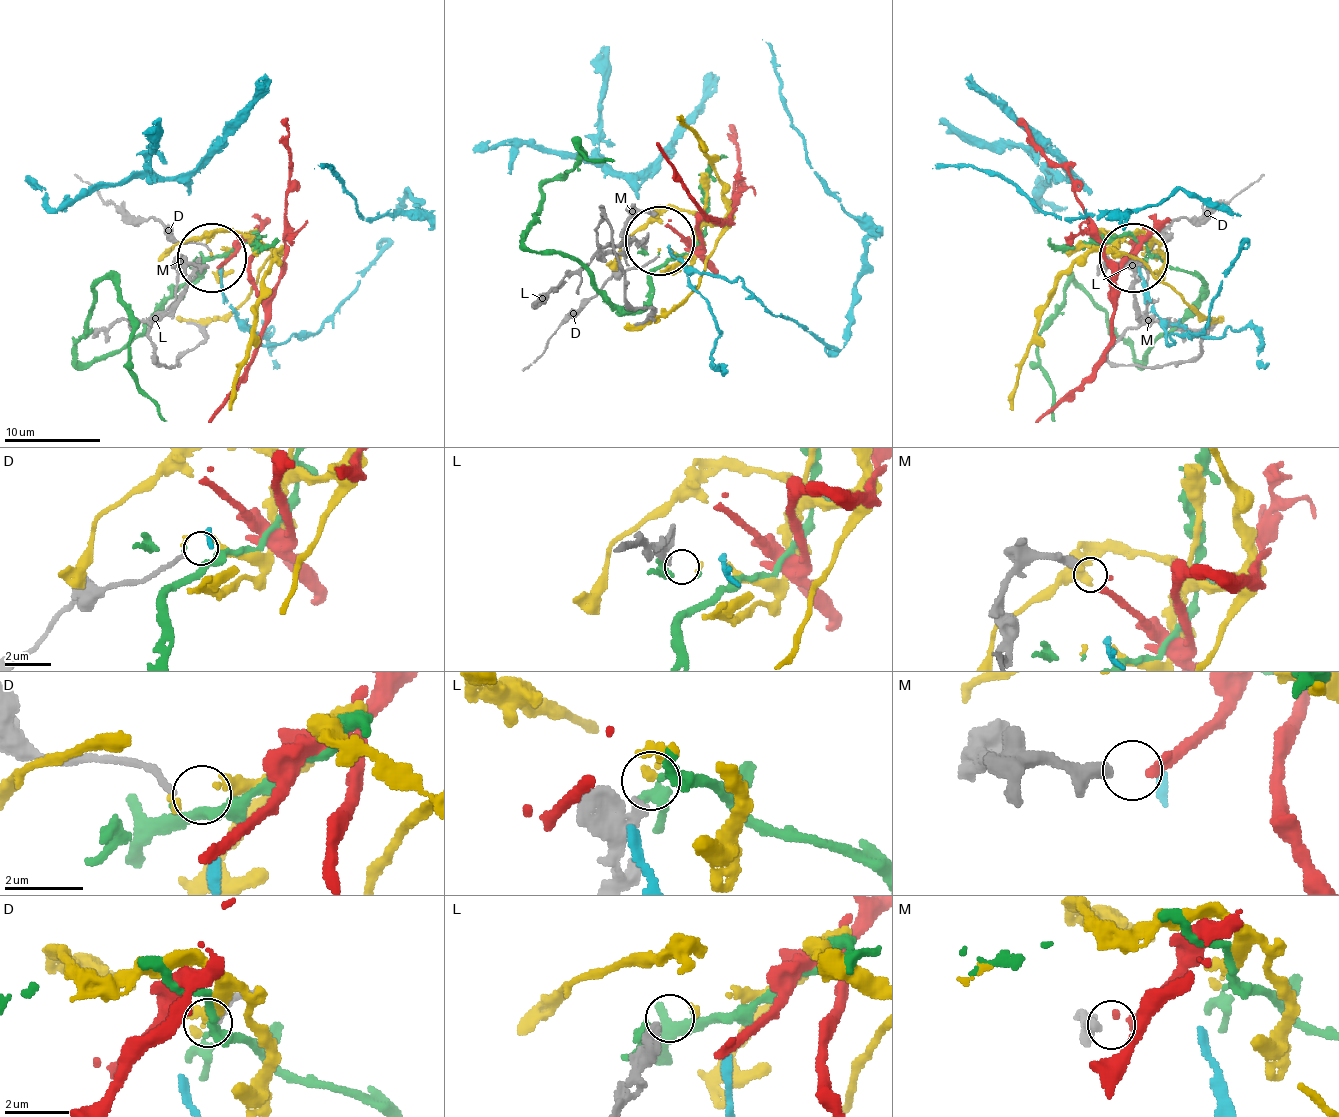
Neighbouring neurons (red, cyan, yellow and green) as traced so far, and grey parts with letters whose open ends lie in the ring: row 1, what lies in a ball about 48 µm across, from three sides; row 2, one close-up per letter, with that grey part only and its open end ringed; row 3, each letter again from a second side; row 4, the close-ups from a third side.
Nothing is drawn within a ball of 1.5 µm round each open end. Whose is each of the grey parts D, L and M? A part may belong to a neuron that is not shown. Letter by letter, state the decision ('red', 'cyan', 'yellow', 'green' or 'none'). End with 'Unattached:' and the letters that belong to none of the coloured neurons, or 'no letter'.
D: none
L: yellow
M: red
Unattached: D

